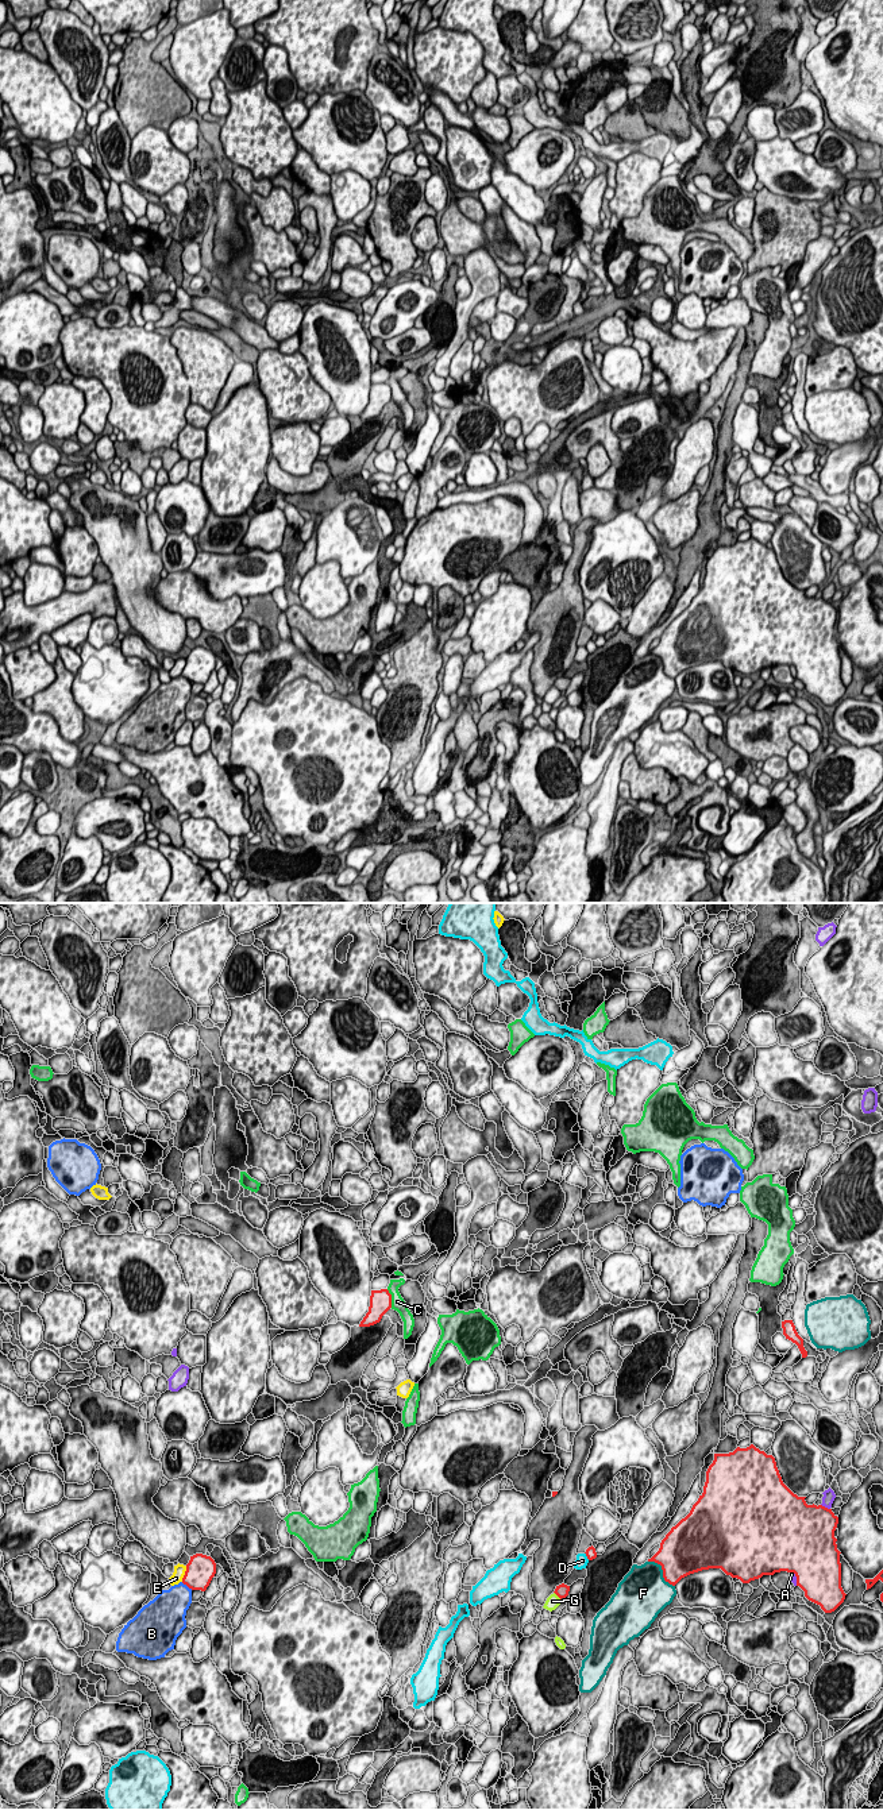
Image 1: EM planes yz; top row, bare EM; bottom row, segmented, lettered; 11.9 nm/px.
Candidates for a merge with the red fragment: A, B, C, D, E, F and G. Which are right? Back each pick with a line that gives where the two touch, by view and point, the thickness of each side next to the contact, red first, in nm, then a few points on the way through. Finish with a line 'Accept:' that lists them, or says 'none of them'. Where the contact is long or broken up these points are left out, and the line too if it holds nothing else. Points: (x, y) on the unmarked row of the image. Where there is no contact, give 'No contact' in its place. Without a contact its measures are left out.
Accept: none of them

